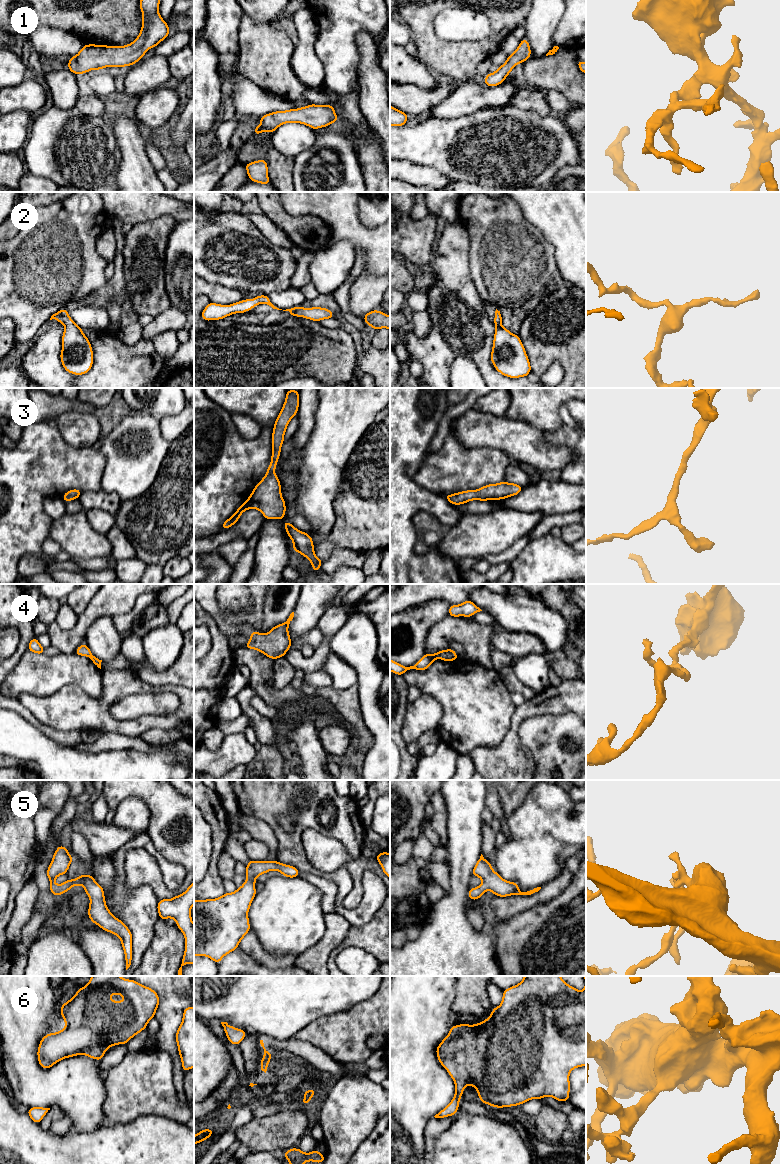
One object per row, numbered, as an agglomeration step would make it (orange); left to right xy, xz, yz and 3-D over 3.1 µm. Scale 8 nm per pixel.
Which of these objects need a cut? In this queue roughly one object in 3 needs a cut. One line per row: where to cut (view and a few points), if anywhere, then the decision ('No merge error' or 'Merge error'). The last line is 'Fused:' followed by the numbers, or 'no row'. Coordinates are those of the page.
1: No split. No merge error
2: No split. No merge error
3: No split. No merge error
4: Split along yz (432, 654), (437, 657). Merge error
5: No split. No merge error
6: No split. No merge error
Fused: 4

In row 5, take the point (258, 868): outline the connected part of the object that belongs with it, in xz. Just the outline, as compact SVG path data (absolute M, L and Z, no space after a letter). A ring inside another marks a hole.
M253 861L246 865L247 879L233 893L224 893L216 899L194 900L194 956L207 956L217 964L222 958L238 948L239 942L250 931L248 911L255 897L256 878L264 873L277 870L283 876L295 878L299 870L294 866L275 861Z

